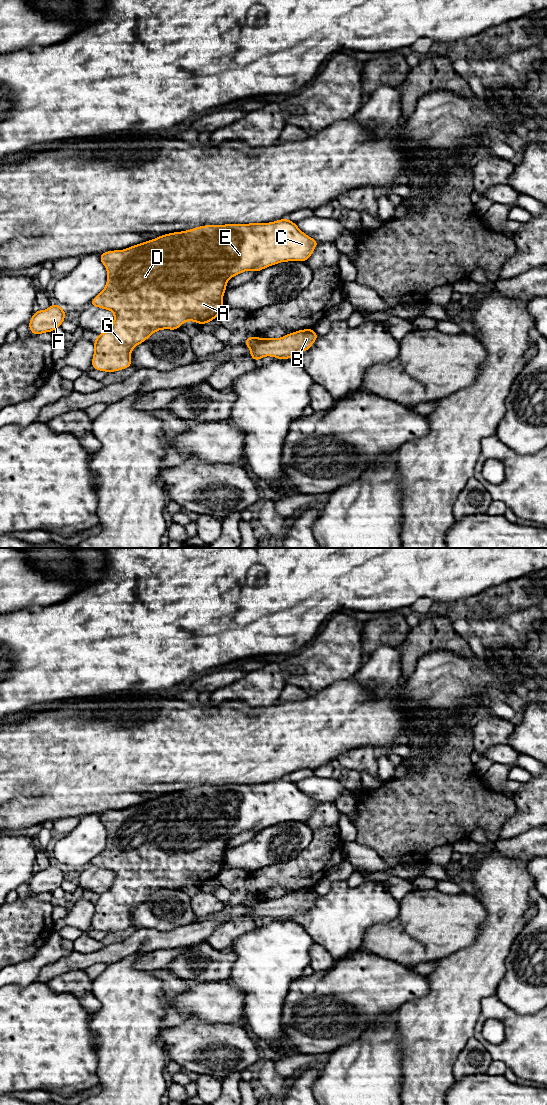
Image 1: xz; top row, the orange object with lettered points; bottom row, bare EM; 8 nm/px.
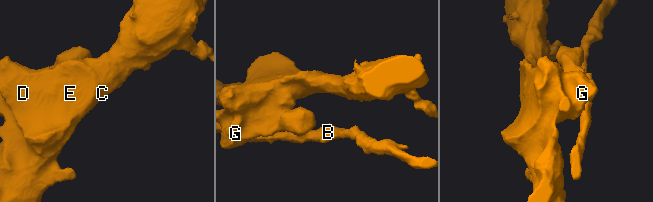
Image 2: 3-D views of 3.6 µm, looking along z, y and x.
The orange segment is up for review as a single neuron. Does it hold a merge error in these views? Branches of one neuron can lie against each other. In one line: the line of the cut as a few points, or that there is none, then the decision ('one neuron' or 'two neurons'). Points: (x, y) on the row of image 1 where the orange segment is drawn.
cut in xz along (259, 338), (248, 346); two neurons

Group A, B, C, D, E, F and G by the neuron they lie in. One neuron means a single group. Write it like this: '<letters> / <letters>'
A C D E F G / B

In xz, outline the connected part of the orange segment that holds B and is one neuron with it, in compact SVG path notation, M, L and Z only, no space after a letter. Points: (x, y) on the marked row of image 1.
M313 328L298 330L281 338L259 338L248 346L250 358L259 362L262 357L271 356L277 359L291 359L298 352L306 352L318 339Z

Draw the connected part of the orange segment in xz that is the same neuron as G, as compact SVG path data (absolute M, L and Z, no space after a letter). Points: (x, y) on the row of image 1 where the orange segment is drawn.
M283 218L268 223L203 225L186 231L163 234L155 239L136 244L135 246L130 246L123 250L111 250L98 255L101 263L106 267L107 282L105 288L94 297L89 304L93 307L112 311L114 313L114 321L108 330L97 335L94 340L94 354L91 362L92 368L110 373L124 370L132 366L131 351L137 345L145 342L154 332L163 329L179 330L180 326L187 321L193 321L199 325L203 325L216 319L223 310L223 296L227 289L227 281L230 278L249 270L253 270L257 273L269 266L274 266L281 262L306 262L319 243L320 242L316 239L309 237L301 231L295 222L291 222L288 218Z

